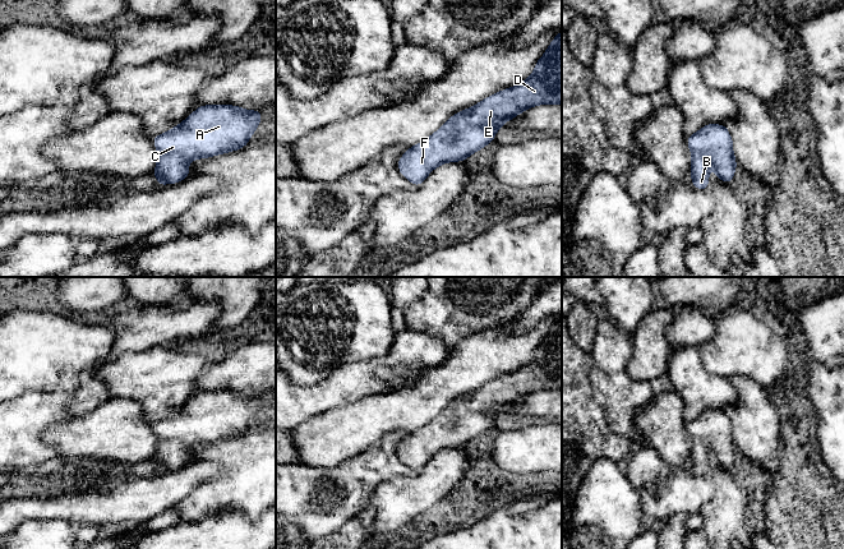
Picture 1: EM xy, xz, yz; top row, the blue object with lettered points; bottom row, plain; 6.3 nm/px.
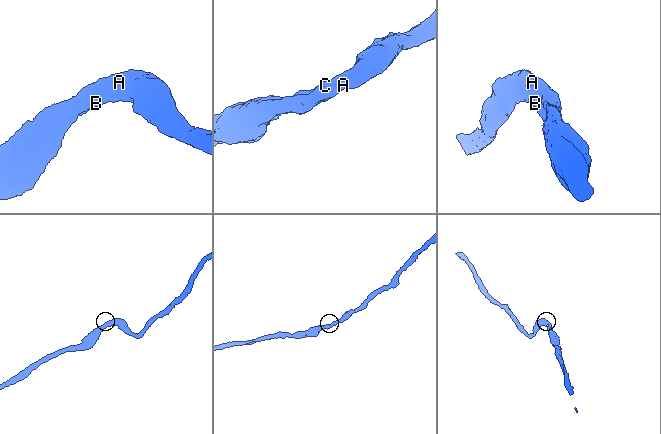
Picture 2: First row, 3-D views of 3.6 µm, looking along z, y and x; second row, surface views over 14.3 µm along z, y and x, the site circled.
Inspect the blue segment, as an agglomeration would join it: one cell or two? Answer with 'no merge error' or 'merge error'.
no merge error

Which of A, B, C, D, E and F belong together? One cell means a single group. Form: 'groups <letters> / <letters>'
groups A B C D E F

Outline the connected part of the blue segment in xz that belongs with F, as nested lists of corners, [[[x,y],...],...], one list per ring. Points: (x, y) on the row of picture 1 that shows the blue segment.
[[[562,29],[527,79],[452,115],[426,139],[409,147],[397,169],[418,188],[435,167],[462,162],[493,143],[504,121],[534,106],[549,103],[562,105]]]

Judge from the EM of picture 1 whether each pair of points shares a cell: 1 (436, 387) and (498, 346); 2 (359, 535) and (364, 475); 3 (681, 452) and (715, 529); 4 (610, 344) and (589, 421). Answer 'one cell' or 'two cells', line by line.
1: one cell
2: two cells
3: two cells
4: two cells

